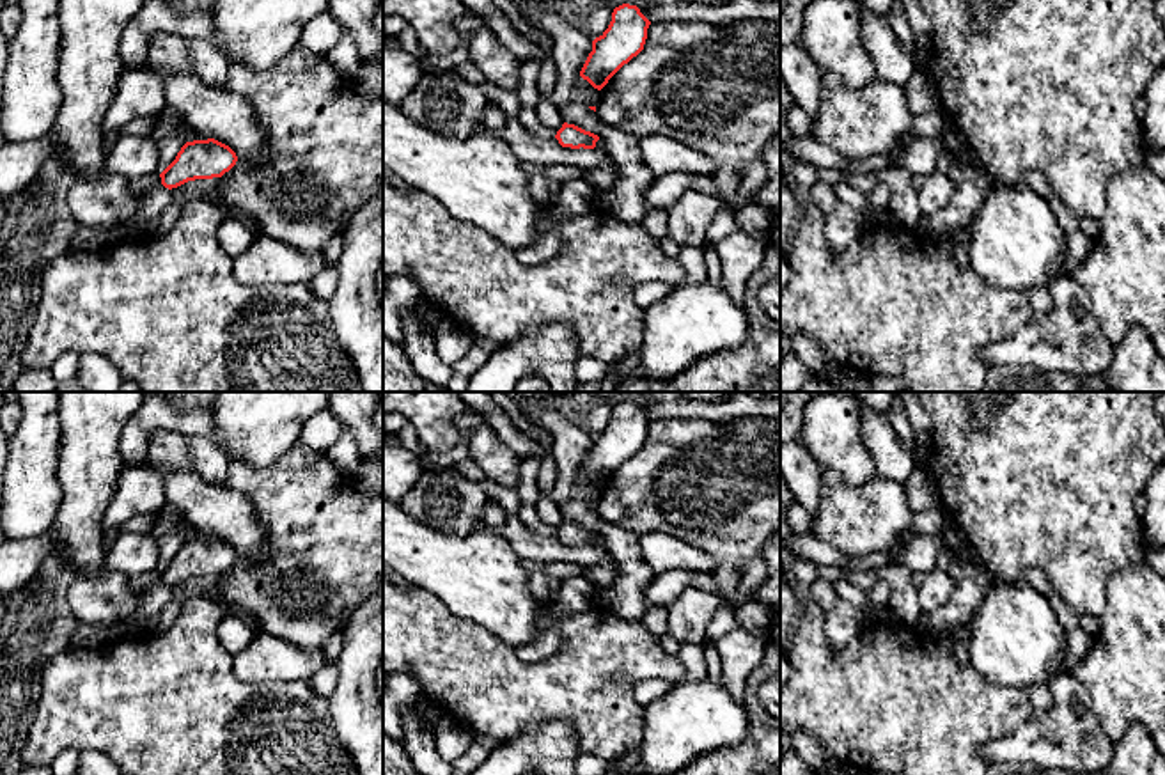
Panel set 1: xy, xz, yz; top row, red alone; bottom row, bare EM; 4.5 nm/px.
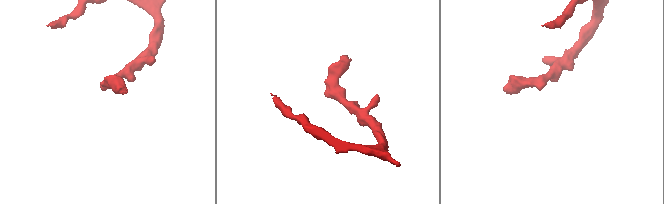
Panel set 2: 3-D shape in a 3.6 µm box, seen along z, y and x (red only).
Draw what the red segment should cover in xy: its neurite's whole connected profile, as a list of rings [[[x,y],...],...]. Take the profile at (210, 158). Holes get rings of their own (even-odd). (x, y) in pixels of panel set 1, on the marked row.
[[[215,138],[186,142],[160,174],[161,184],[172,190],[188,181],[222,177],[236,161],[236,153]]]

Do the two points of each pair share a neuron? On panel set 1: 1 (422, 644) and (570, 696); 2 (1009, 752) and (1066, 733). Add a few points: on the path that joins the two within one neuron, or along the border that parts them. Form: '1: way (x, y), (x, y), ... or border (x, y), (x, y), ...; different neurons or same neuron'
1: way (460, 665), (492, 692), (532, 692); same neuron
2: way (1024, 745), (1039, 733), (1052, 733); same neuron

